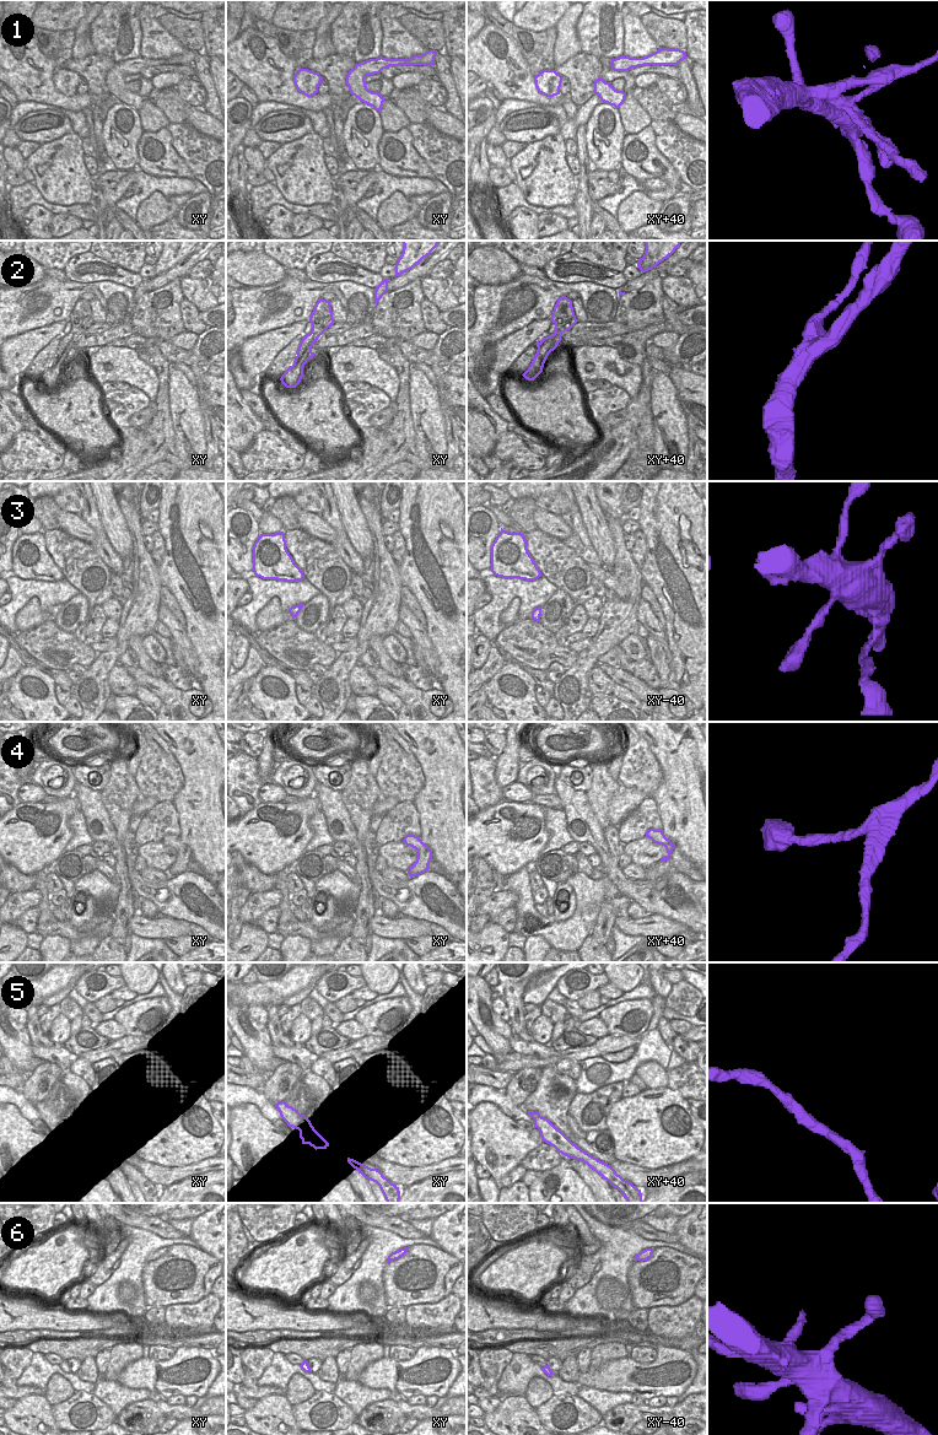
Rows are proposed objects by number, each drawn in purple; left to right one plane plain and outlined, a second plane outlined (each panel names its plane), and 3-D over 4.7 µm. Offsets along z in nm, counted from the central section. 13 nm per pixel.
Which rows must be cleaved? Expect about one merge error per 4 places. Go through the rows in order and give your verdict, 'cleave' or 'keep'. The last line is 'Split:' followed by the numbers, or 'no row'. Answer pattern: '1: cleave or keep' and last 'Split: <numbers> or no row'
1: cleave
2: cleave
3: keep
4: keep
5: keep
6: keep
Split: 1, 2

